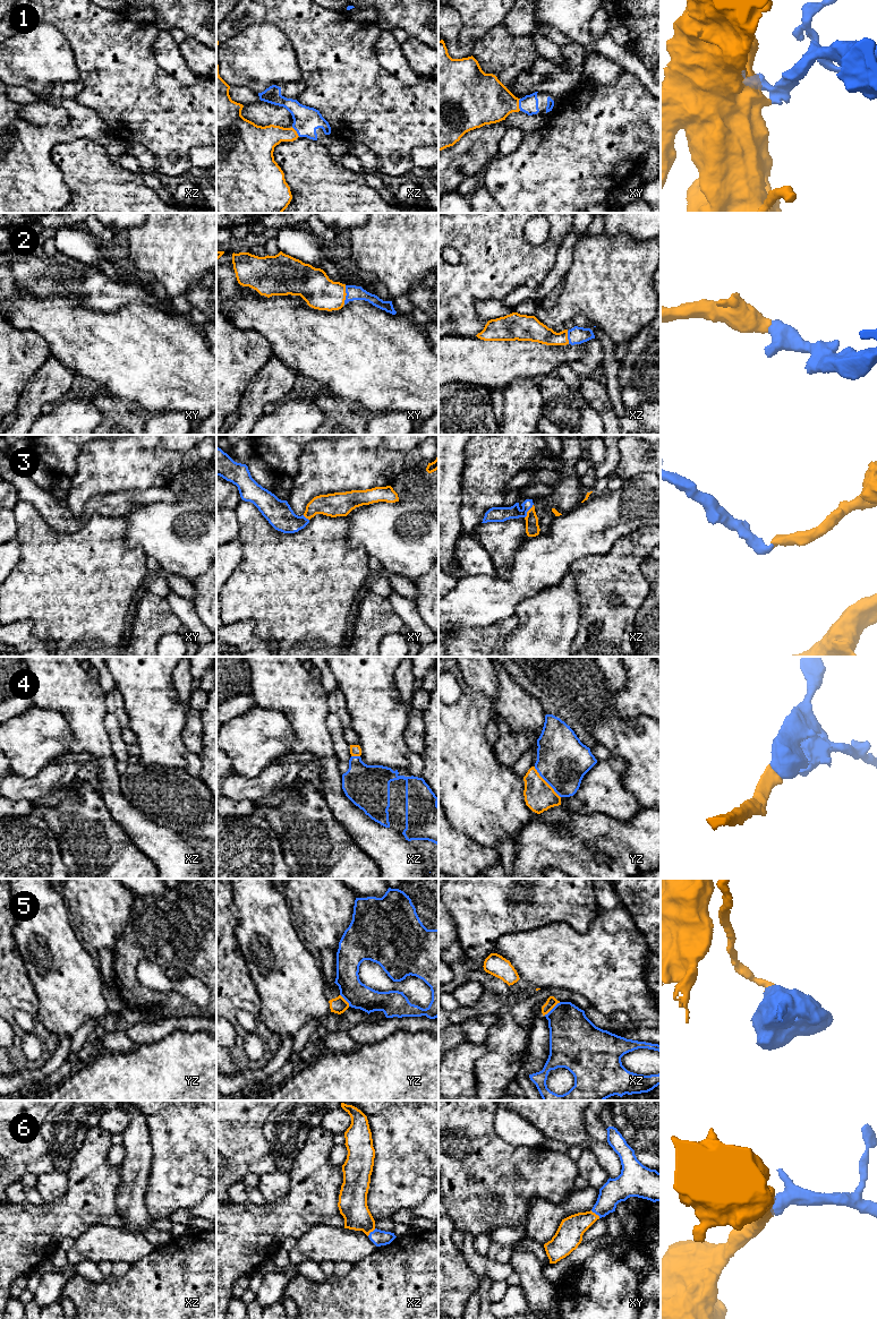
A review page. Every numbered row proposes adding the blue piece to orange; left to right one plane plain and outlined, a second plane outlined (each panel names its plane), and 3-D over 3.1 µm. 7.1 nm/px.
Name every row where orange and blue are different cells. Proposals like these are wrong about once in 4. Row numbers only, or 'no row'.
5

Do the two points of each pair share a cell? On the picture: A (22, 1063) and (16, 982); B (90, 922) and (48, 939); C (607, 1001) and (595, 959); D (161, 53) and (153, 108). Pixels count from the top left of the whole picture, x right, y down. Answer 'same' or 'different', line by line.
A: same
B: different
C: same
D: different

